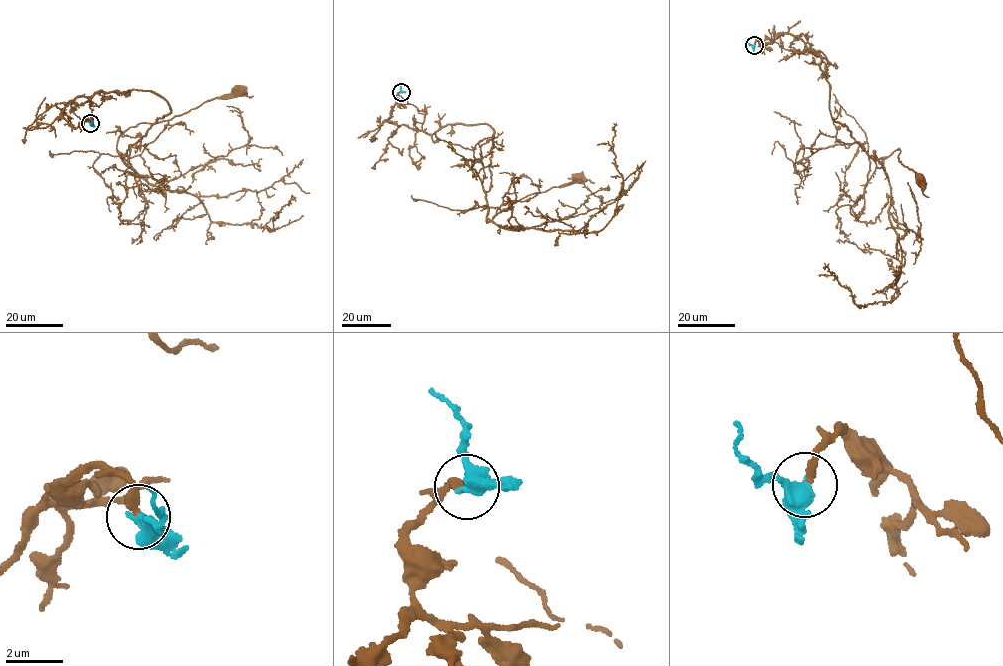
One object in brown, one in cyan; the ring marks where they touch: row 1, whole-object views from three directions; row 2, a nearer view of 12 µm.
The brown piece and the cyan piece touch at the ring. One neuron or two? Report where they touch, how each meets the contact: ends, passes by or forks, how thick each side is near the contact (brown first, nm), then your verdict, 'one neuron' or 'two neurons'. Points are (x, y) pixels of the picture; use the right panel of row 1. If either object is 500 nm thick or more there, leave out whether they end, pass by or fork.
(754, 45) | brown ends | cyan passes by | 280/440 nm | one neuron

